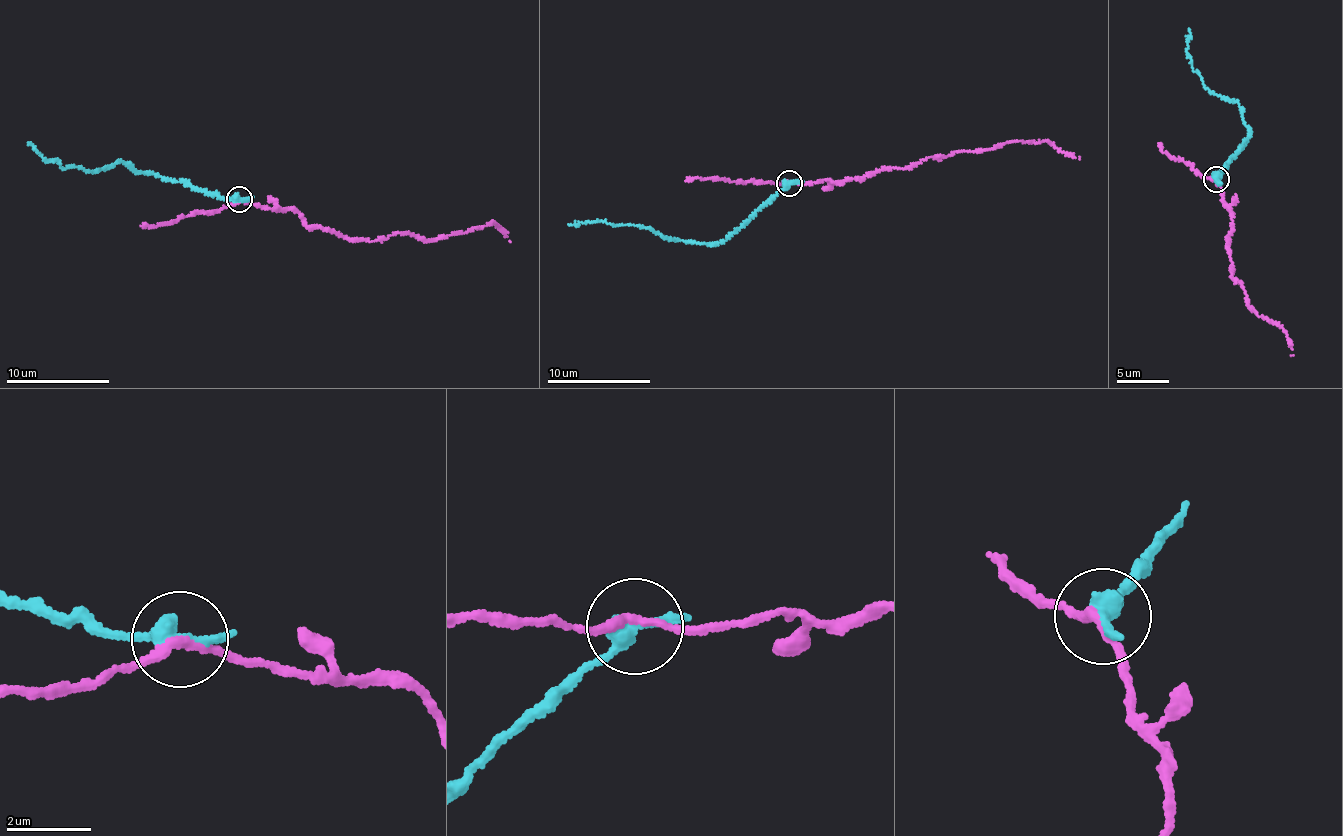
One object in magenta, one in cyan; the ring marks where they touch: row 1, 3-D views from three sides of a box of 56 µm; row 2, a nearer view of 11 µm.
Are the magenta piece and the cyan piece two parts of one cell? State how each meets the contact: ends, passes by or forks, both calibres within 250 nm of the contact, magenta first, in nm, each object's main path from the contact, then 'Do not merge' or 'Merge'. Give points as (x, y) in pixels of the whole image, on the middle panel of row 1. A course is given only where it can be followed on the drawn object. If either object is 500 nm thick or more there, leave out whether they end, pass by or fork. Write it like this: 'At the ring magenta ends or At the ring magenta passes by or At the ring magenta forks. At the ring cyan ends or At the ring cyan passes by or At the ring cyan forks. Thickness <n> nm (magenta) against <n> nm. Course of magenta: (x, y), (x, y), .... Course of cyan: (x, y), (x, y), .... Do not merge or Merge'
Thickness 190 nm (magenta) against 500 nm. Course of magenta: (789, 181), (849, 180), (915, 165), (928, 157), (1022, 140), (1048, 140), (1061, 151), (1079, 156). Course of cyan: (789, 183), (730, 236), (717, 242), (700, 244), (675, 241), (648, 227), (588, 221), (568, 224). Do not merge

